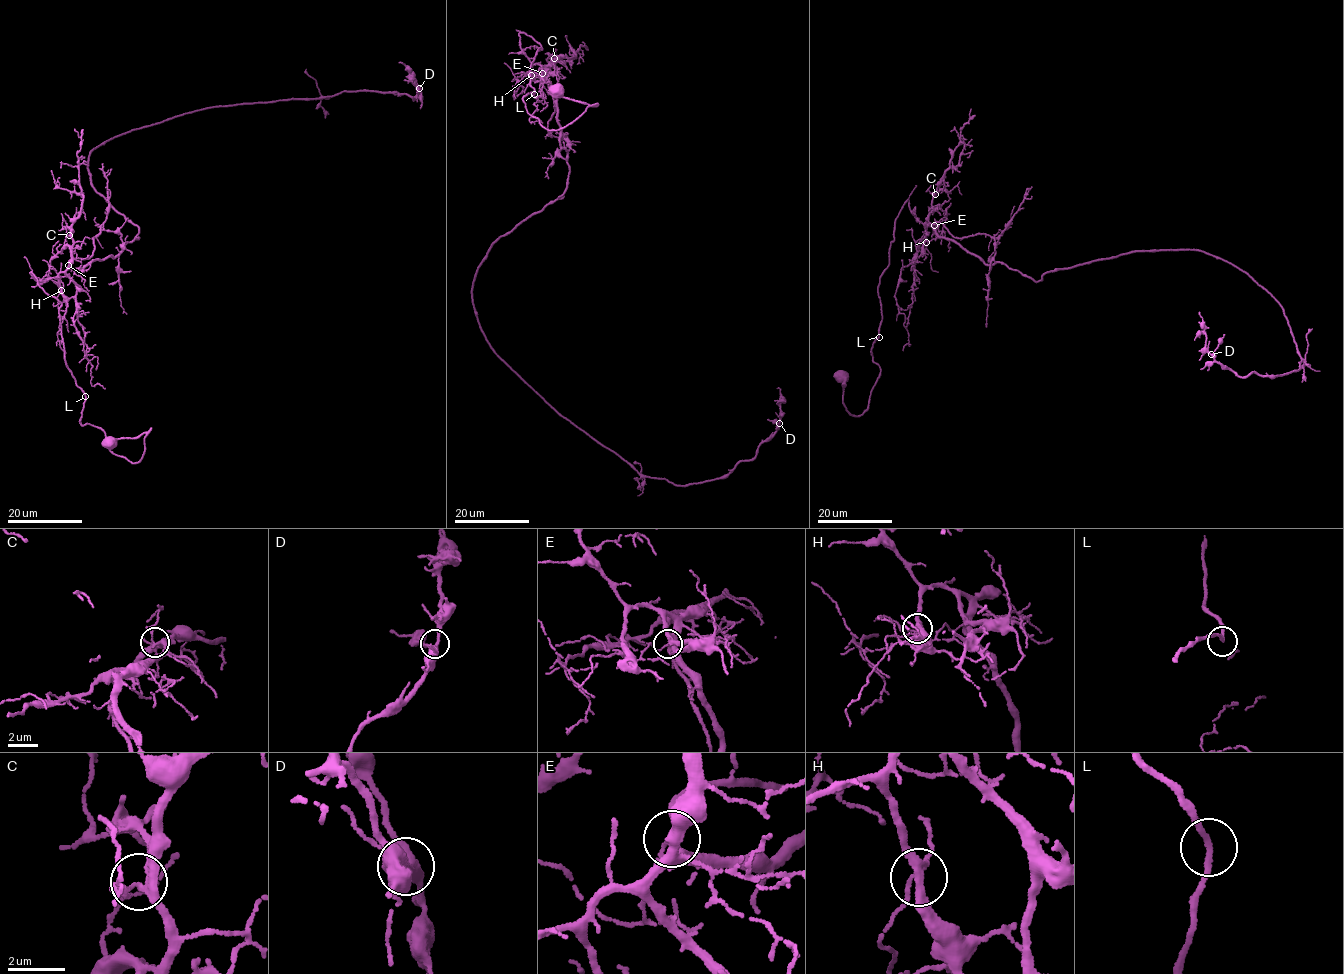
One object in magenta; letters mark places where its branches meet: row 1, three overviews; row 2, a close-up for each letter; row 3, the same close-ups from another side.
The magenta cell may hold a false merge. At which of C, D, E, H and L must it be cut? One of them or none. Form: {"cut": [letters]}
{"cut": []}

